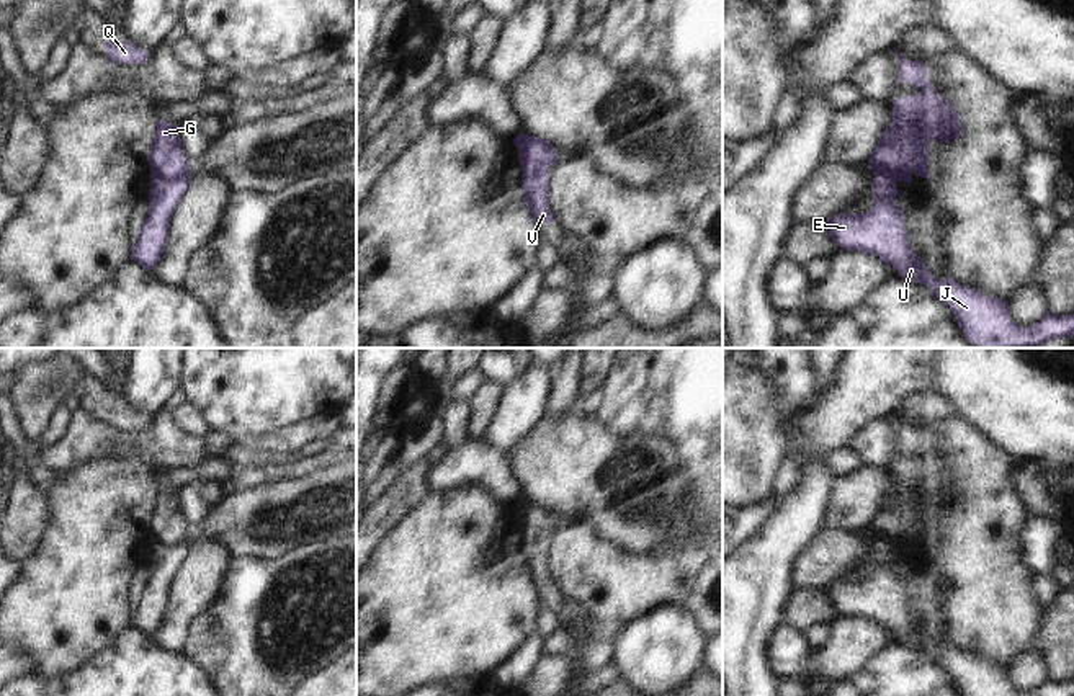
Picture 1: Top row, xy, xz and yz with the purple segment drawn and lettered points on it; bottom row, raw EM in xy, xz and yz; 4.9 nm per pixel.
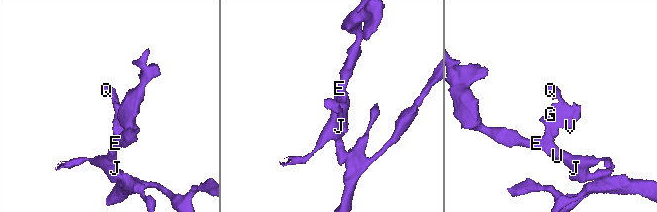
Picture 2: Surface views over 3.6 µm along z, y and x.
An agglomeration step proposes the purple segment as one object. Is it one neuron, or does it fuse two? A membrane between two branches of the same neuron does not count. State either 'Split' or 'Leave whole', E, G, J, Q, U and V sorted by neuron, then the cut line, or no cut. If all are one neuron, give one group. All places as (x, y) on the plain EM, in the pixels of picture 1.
Split. Groups: E J U / G Q V. Split along xy (152, 538), (165, 546), (187, 541).

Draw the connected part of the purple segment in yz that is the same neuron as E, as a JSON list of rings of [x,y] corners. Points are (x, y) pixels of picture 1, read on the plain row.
[[[884,538],[873,541],[875,569],[866,578],[839,580],[822,590],[839,613],[875,619],[879,627],[893,631],[906,647],[929,652],[935,663],[951,675],[960,696],[1074,696],[1074,681],[1051,678],[1035,691],[1020,693],[1010,685],[1009,668],[966,654],[950,640],[943,647],[933,644],[907,609],[904,580],[894,569],[899,560],[896,546]]]

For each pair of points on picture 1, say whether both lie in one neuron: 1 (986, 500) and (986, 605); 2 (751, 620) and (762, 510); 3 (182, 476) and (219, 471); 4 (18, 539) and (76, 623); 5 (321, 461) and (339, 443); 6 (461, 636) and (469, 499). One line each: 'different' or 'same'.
1: same
2: different
3: same
4: different
5: same
6: same

